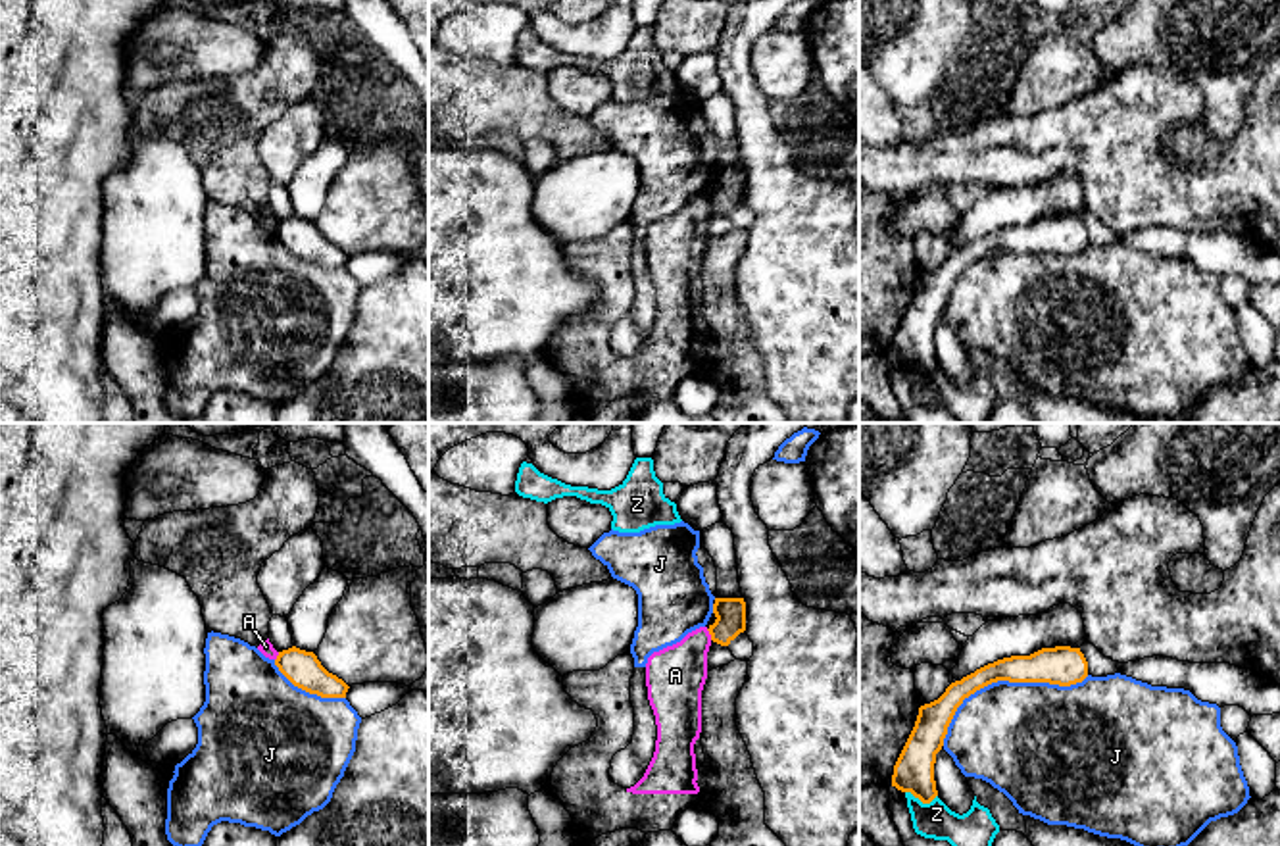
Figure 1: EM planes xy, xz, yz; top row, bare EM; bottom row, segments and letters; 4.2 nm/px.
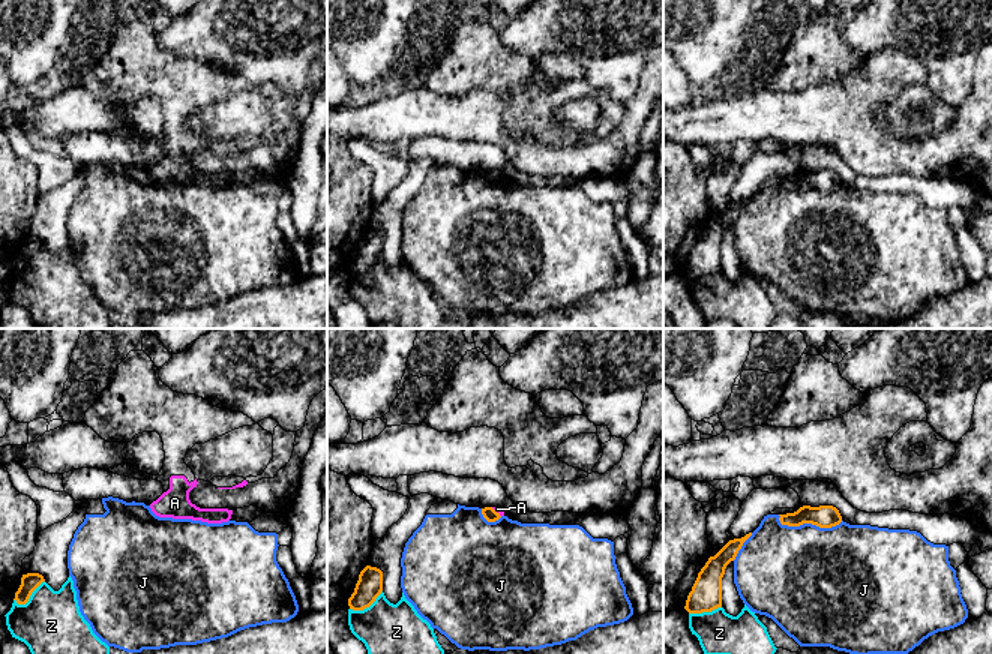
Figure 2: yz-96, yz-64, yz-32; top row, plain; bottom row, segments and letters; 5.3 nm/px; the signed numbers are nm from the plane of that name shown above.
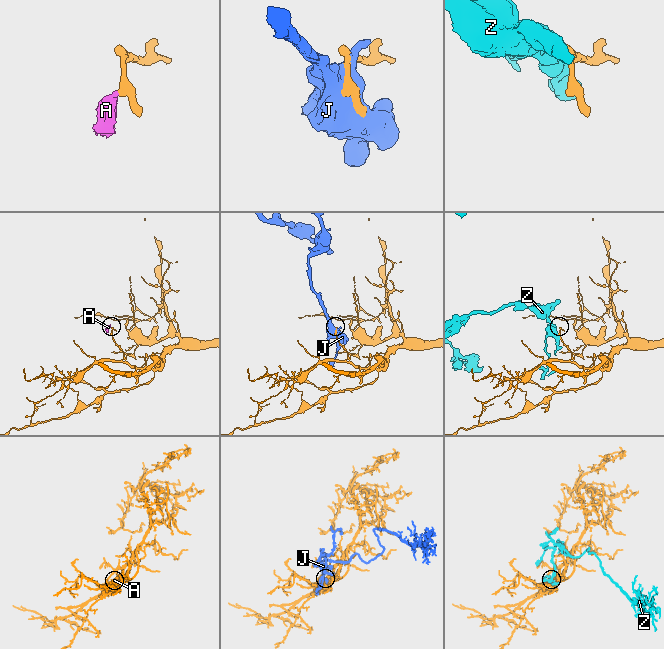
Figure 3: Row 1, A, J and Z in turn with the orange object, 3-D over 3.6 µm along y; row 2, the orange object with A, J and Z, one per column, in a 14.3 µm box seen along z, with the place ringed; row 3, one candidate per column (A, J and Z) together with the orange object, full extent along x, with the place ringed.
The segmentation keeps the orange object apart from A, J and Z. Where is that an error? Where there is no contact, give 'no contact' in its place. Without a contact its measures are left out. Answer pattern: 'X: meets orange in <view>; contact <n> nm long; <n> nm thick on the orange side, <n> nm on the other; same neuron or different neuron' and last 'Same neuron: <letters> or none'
A: meets orange in xz; contact 50 nm long; 130 nm thick on the orange side, 260 nm on the other; different neuron
J: meets orange in yz; contact 700 nm long; 160 nm thick on the orange side, 460 nm on the other; different neuron
Z: meets orange in yz; contact 140 nm long; 170 nm thick on the orange side, 180 nm on the other; different neuron
Same neuron: none

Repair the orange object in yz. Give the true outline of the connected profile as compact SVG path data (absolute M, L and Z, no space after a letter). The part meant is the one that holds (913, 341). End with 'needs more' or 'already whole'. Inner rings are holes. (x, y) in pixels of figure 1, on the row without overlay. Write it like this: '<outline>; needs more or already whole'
M1042 217L1030 225L1011 225L988 233L974 242L951 252L946 261L919 277L915 296L894 335L892 356L911 361L923 373L936 365L934 333L944 315L948 296L965 267L997 252L1049 252L1071 256L1088 246L1088 231L1080 217Z; already whole

